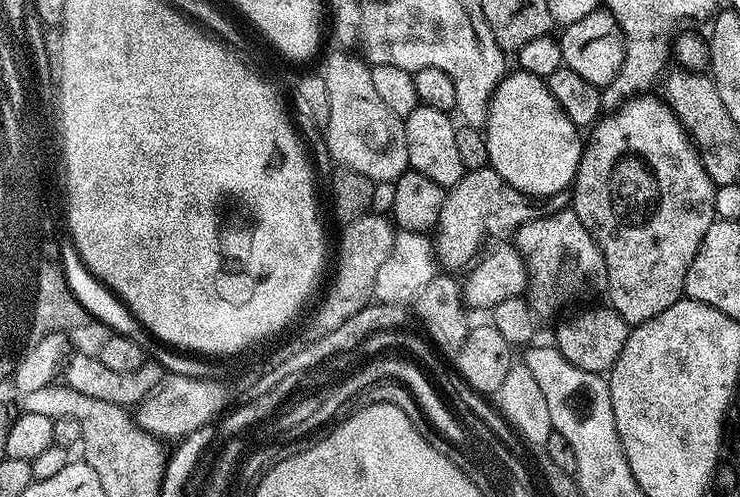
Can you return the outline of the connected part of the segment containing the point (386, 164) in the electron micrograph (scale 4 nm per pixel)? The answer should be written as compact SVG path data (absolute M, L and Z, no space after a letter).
M348 50L339 51L329 51L324 57L326 90L330 90L330 118L326 125L328 152L341 168L358 170L358 174L366 174L366 178L374 182L395 182L402 173L409 171L403 119L394 115L378 98L374 91L374 81L370 79L371 67L359 55Z

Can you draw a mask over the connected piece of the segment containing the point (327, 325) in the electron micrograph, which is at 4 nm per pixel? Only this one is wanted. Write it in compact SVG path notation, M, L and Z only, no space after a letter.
M369 214L354 222L343 225L340 236L340 257L336 260L336 277L324 296L324 301L316 308L312 321L308 324L308 336L315 338L342 326L346 318L358 314L373 299L375 279L378 270L386 262L393 249L394 228L383 215Z

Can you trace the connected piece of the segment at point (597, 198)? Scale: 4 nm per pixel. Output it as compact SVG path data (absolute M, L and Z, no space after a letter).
M652 94L633 96L615 110L609 111L612 112L609 116L608 113L601 115L591 129L590 135L592 137L589 140L587 137L584 144L584 153L580 155L580 165L576 171L576 179L570 185L570 192L573 192L573 196L570 196L570 210L574 214L578 214L578 222L582 222L582 226L586 226L586 230L590 230L590 234L596 245L602 250L602 258L606 262L606 274L608 275L607 303L629 326L641 324L658 314L662 314L662 310L674 306L674 302L678 302L684 296L686 270L690 266L690 262L694 262L694 254L698 254L698 246L702 246L702 238L706 238L706 230L710 230L712 221L717 219L714 210L714 194L717 185L712 183L710 174L706 174L704 164L700 160L700 154L696 151L696 145L692 143L692 137L680 125L679 118L676 117L676 113L668 107L667 103L659 95L656 95L657 97L650 95Z

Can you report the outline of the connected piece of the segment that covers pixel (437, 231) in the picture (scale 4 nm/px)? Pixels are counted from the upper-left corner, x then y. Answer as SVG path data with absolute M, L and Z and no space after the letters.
M491 166L465 171L464 177L453 188L447 189L442 202L442 214L434 229L435 263L449 273L463 273L485 251L486 246L507 241L517 228L536 219L541 212L549 216L561 211L565 207L566 196L564 192L559 192L547 197L543 201L544 208L536 204L539 203L533 197L510 186L510 182L506 182L506 178L502 178L502 174L495 172Z

